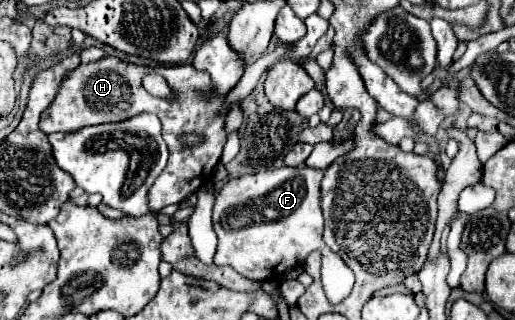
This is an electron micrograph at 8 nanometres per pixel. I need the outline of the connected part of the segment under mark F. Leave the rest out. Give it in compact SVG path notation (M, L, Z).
M279 167L259 171L255 175L243 175L229 179L221 191L215 193L213 229L219 237L215 265L229 265L251 281L277 279L287 269L303 265L309 253L323 251L323 213L321 213L321 179L323 169L313 167Z

